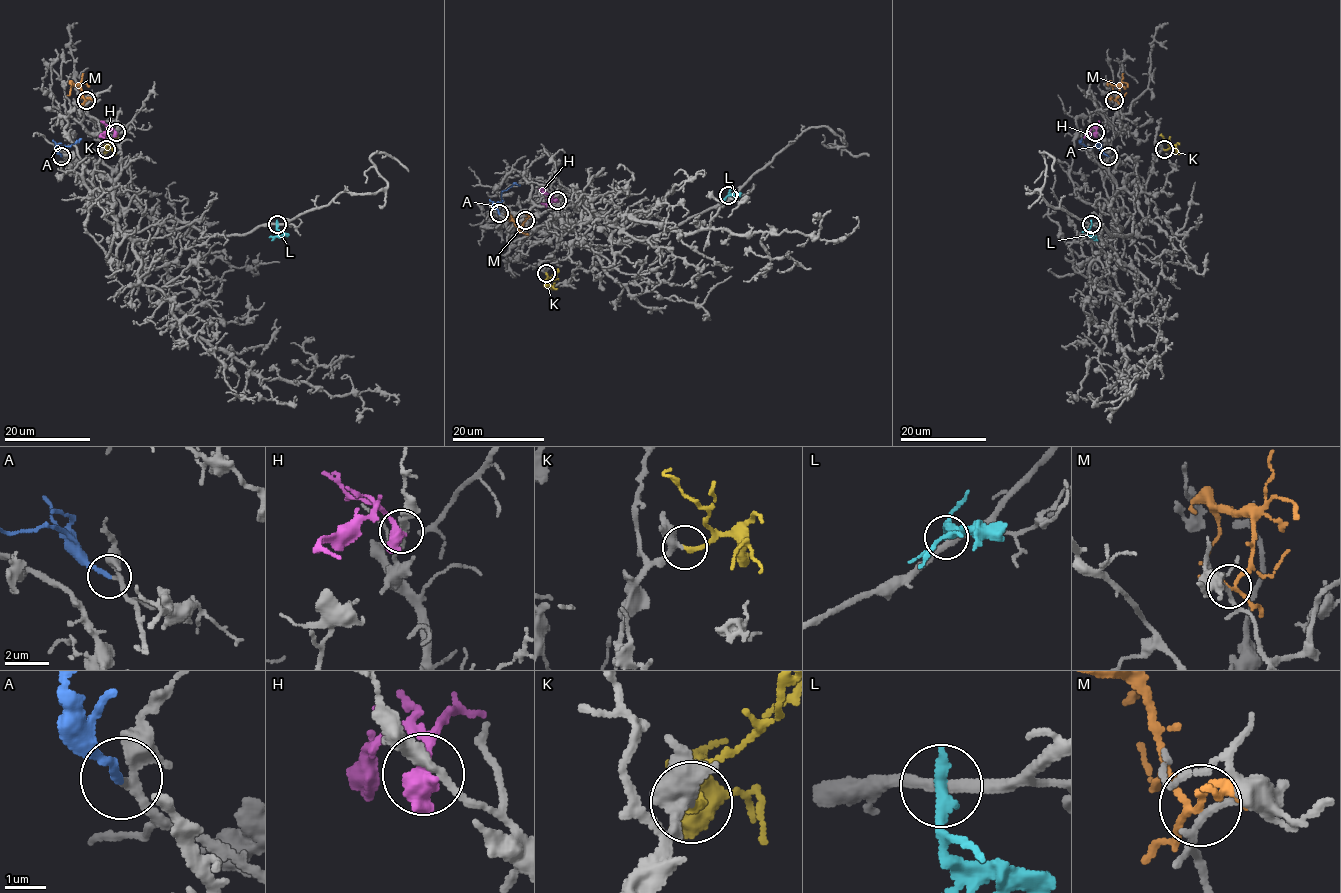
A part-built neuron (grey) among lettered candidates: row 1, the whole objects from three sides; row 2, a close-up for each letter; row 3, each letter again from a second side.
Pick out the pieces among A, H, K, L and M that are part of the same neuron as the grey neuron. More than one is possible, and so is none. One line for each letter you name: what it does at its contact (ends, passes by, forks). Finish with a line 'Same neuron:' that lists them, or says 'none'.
A: It ends there
Same neuron: A

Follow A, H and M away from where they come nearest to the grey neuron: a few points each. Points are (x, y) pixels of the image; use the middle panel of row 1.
A: (499, 214), (496, 206), (501, 201), (501, 193), (514, 184), (519, 185)
H: (557, 200), (540, 189), (545, 187)
M: (525, 220), (517, 224), (504, 214)

